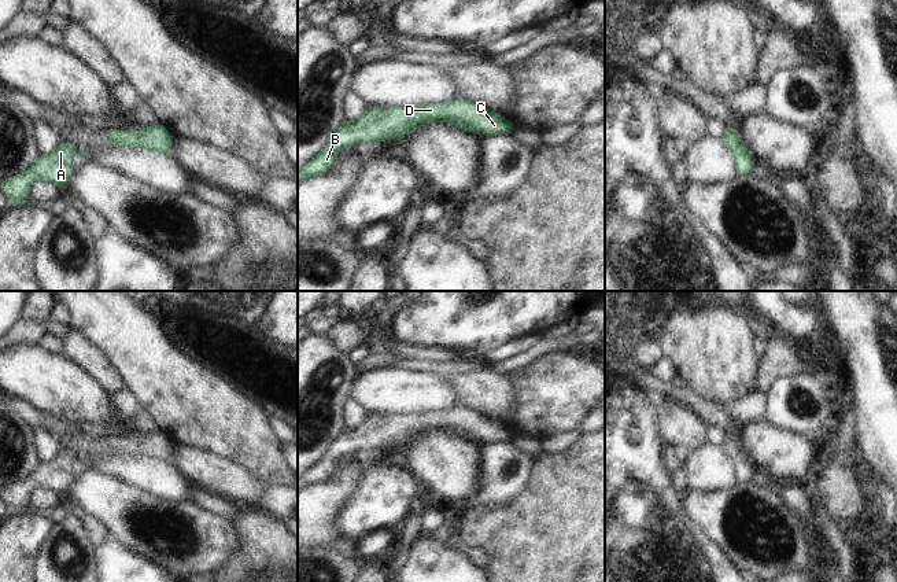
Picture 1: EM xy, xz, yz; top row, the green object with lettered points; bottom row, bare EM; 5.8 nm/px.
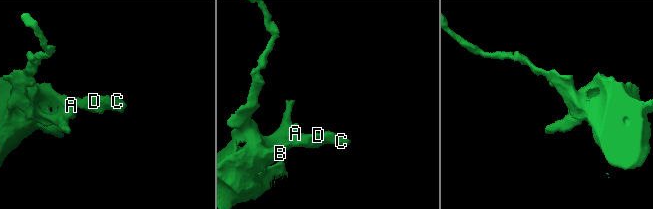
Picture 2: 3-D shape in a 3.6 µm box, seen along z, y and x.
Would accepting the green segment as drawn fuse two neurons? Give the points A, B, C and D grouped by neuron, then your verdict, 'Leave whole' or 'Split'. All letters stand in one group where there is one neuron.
Groups: A B C D. Leave whole.

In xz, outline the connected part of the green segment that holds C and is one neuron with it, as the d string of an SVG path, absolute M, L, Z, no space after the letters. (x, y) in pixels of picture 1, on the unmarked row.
M461 404L448 410L424 410L418 413L405 413L381 416L368 412L366 419L354 428L344 428L329 445L326 453L313 465L304 475L298 476L298 490L310 485L318 485L336 469L336 463L340 457L347 456L359 449L384 449L403 447L409 441L420 434L431 430L451 430L455 435L468 441L480 441L481 443L506 442L510 443L514 438L513 430L507 428L502 421L490 419L470 408L464 408Z

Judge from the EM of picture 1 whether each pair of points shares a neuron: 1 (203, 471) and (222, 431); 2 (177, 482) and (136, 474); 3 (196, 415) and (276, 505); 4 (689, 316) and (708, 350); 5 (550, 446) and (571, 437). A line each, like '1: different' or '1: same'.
1: different
2: same
3: different
4: same
5: same

